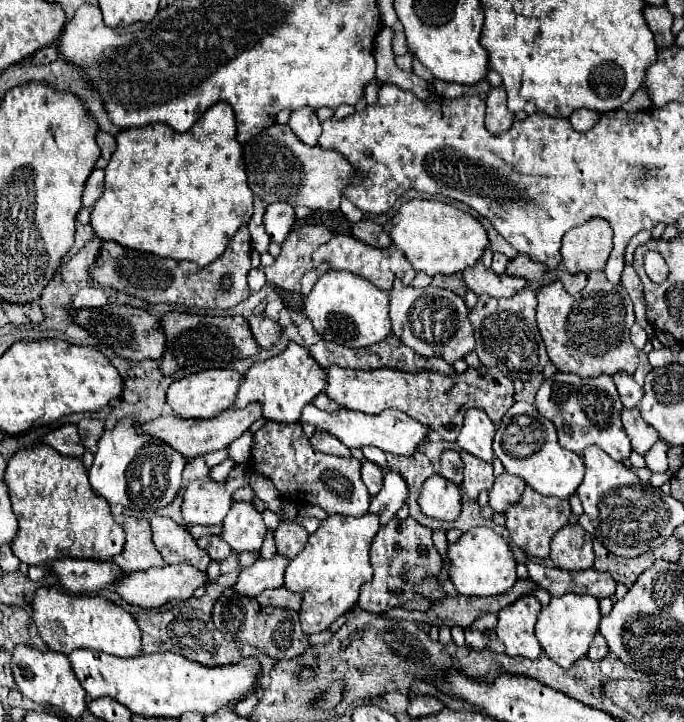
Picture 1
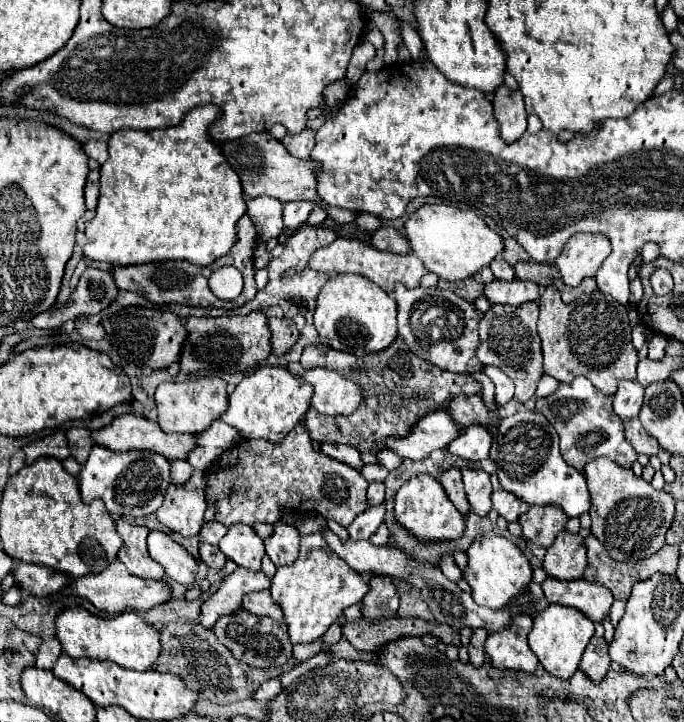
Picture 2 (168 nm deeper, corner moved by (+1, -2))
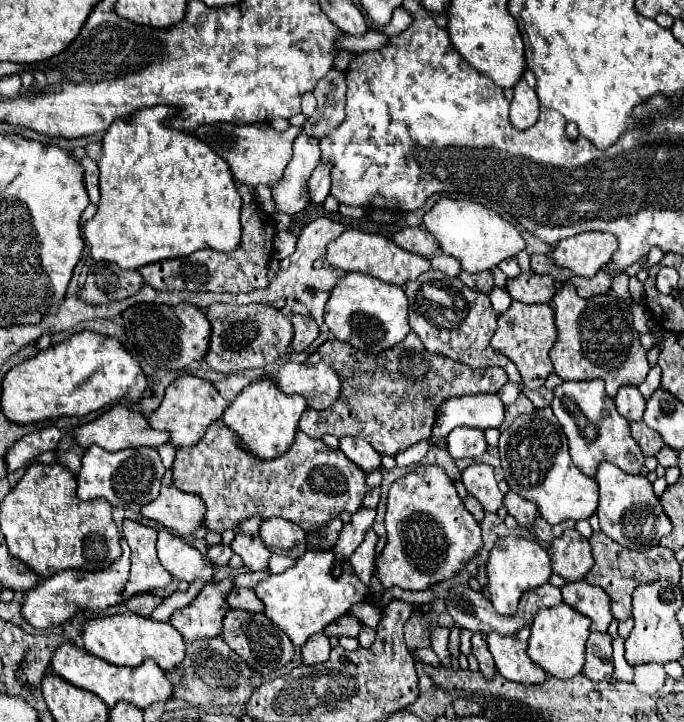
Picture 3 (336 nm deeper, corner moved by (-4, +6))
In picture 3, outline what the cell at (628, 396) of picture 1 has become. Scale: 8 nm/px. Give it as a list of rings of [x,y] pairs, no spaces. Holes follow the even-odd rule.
[[[622,386],[616,394],[616,408],[626,420],[642,420],[644,414],[644,396],[636,386]]]

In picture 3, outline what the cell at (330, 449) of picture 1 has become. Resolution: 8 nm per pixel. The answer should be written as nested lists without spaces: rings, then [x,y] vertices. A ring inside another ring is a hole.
[[[344,436],[340,440],[340,450],[354,462],[358,464],[364,472],[370,472],[380,466],[380,454],[362,438],[352,438]]]

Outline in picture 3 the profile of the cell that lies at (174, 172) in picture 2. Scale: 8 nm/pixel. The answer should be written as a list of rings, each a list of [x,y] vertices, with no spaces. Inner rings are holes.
[[[158,104],[154,108],[148,110],[138,110],[134,114],[130,114],[128,118],[116,118],[116,122],[106,130],[104,140],[102,140],[102,150],[104,156],[98,162],[100,168],[100,204],[98,204],[98,212],[94,214],[92,220],[88,220],[84,224],[84,240],[90,246],[90,256],[94,260],[108,260],[108,262],[116,262],[120,268],[124,270],[136,270],[144,264],[152,264],[158,260],[166,260],[166,258],[180,258],[180,256],[188,256],[196,250],[204,250],[210,248],[214,252],[232,252],[238,242],[240,242],[240,210],[242,210],[242,198],[236,190],[236,182],[234,182],[234,174],[230,172],[230,166],[224,162],[224,158],[220,158],[218,154],[214,154],[214,150],[210,150],[202,140],[198,140],[192,134],[186,134],[182,130],[174,130],[170,128],[166,122],[170,118],[176,118],[180,114],[180,110],[176,106],[166,106],[166,104]]]

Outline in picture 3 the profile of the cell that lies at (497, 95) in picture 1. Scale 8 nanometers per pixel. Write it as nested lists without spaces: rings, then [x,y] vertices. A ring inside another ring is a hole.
[[[520,80],[514,86],[514,98],[510,104],[510,122],[516,130],[528,130],[540,114],[540,104],[538,104],[538,96],[536,92],[524,82]]]

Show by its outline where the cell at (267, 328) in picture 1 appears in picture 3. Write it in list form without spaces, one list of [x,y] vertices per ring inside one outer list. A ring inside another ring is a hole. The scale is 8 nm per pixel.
[[[292,316],[292,326],[294,326],[294,338],[292,338],[292,350],[302,352],[306,346],[318,336],[318,326],[314,318],[310,316]]]

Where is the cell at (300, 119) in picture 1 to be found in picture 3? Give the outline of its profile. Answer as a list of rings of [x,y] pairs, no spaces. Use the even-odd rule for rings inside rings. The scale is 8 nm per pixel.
[[[300,132],[294,140],[294,156],[286,168],[286,174],[278,186],[272,186],[272,200],[276,212],[298,214],[308,204],[306,182],[312,170],[320,164],[320,139]]]

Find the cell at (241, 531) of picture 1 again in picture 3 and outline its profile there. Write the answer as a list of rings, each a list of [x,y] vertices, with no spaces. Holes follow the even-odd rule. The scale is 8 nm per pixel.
[[[236,532],[236,538],[232,540],[230,548],[240,554],[244,566],[252,572],[258,572],[258,570],[266,570],[268,568],[268,558],[270,558],[270,552],[266,550],[264,542],[260,536],[252,536],[252,534],[242,534],[242,532]]]

